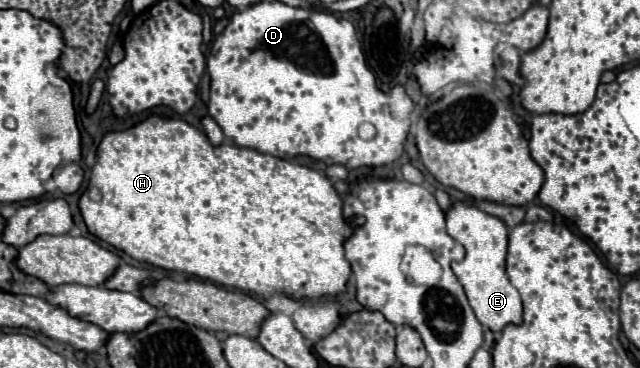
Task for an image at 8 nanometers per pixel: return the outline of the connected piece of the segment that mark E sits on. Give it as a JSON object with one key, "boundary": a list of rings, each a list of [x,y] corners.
{"boundary":[[[452,200],[452,206],[446,210],[446,228],[448,234],[458,240],[466,250],[466,258],[462,262],[454,262],[452,270],[464,286],[478,322],[484,329],[492,332],[500,332],[506,324],[518,324],[522,320],[522,300],[518,290],[510,284],[506,276],[506,224],[500,218],[482,212],[474,204]]]}

